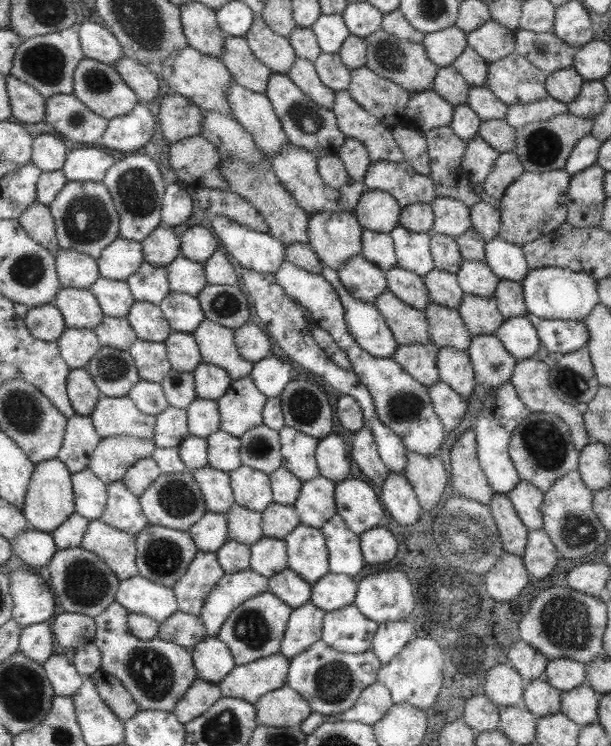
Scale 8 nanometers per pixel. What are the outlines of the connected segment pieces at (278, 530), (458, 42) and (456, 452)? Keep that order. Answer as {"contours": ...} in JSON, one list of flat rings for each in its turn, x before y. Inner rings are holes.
{"contours":[[[273,501,269,508,262,513,262,527,265,537,286,540,302,524,298,510]],[[457,25,437,33,426,33,422,43,426,46,430,59,440,67,453,65,470,45,468,34]],[[474,429,465,432,450,452,451,486,456,494,477,502,491,504,496,492,478,457,478,434]]]}

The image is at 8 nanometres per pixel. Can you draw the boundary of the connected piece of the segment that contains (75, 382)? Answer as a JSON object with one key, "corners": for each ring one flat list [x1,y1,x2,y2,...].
{"corners":[[86,368,72,369,68,391,71,404,77,414,90,416,97,408,98,402,103,397,93,375]]}

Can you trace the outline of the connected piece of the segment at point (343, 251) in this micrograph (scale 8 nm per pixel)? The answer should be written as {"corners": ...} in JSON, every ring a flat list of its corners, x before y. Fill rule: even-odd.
{"corners":[[323,212,310,216,310,243,322,262,335,270,341,270,357,255,362,255,362,224,354,212]]}

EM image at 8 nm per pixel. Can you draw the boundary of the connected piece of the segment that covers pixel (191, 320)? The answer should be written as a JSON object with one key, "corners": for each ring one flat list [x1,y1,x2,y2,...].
{"corners":[[171,291,160,306,174,331,193,334,207,320,202,303,195,295]]}

